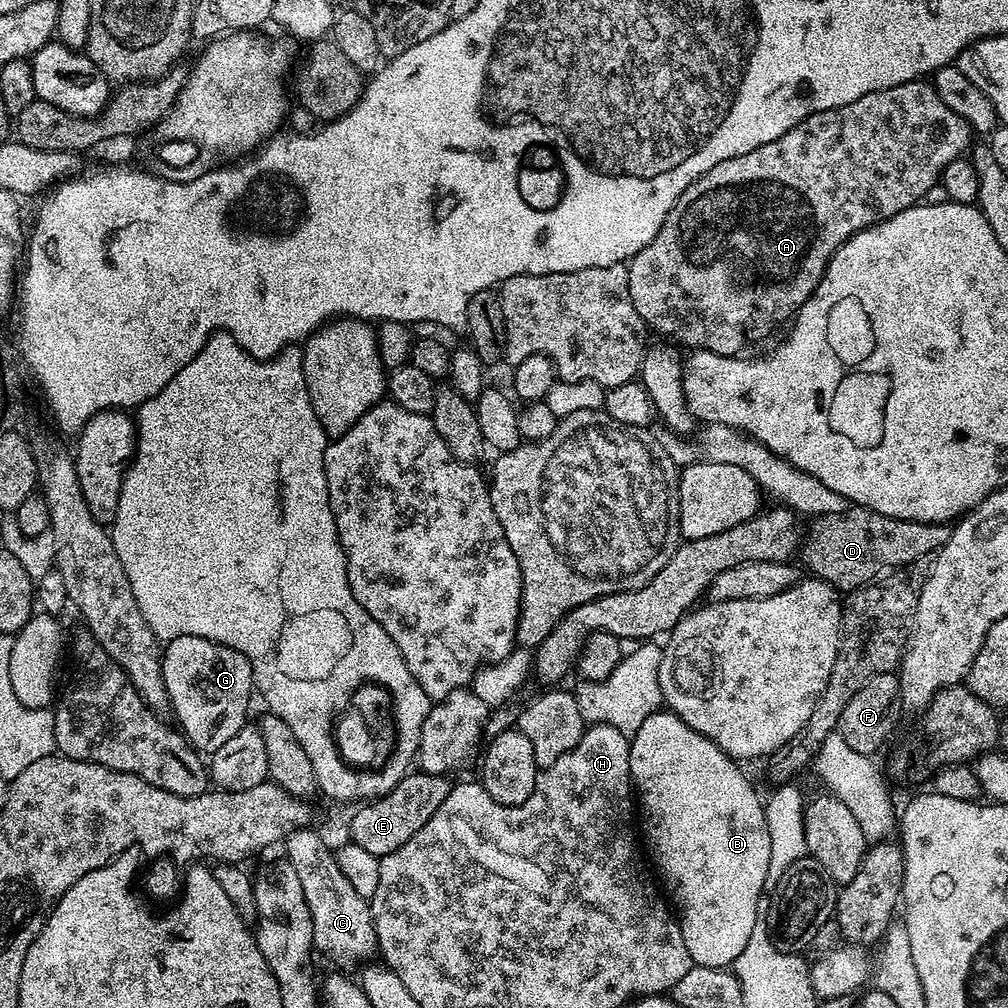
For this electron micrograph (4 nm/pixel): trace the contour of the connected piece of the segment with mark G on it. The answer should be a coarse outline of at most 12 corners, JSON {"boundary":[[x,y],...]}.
{"boundary":[[201,636],[163,645],[179,731],[216,752],[246,727],[250,662]]}

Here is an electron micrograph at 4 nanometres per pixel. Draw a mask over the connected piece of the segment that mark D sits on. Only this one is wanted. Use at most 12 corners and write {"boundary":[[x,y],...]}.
{"boundary":[[859,506],[817,516],[813,577],[861,588],[939,551],[949,525]]}

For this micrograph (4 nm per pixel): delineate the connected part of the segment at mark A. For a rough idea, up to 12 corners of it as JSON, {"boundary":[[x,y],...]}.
{"boundary":[[917,78],[706,170],[627,261],[739,357],[974,140]]}

